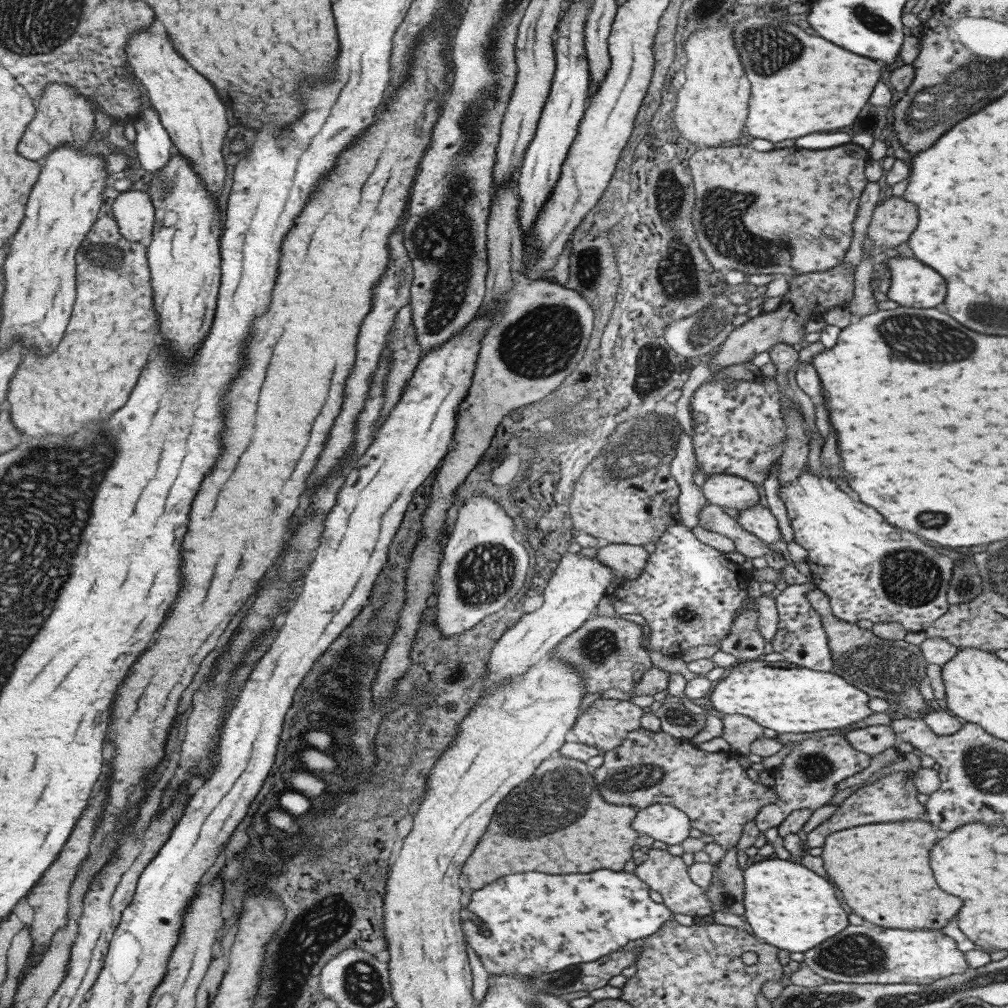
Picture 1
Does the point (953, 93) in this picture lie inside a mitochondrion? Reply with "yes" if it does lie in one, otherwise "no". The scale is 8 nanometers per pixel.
yes

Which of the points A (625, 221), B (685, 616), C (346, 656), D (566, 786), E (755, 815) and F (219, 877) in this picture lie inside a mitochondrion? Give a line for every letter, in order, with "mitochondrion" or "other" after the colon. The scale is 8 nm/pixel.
A: other
B: mitochondrion
C: other
D: mitochondrion
E: other
F: other

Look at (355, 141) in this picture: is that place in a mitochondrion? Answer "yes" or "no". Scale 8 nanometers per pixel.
no

